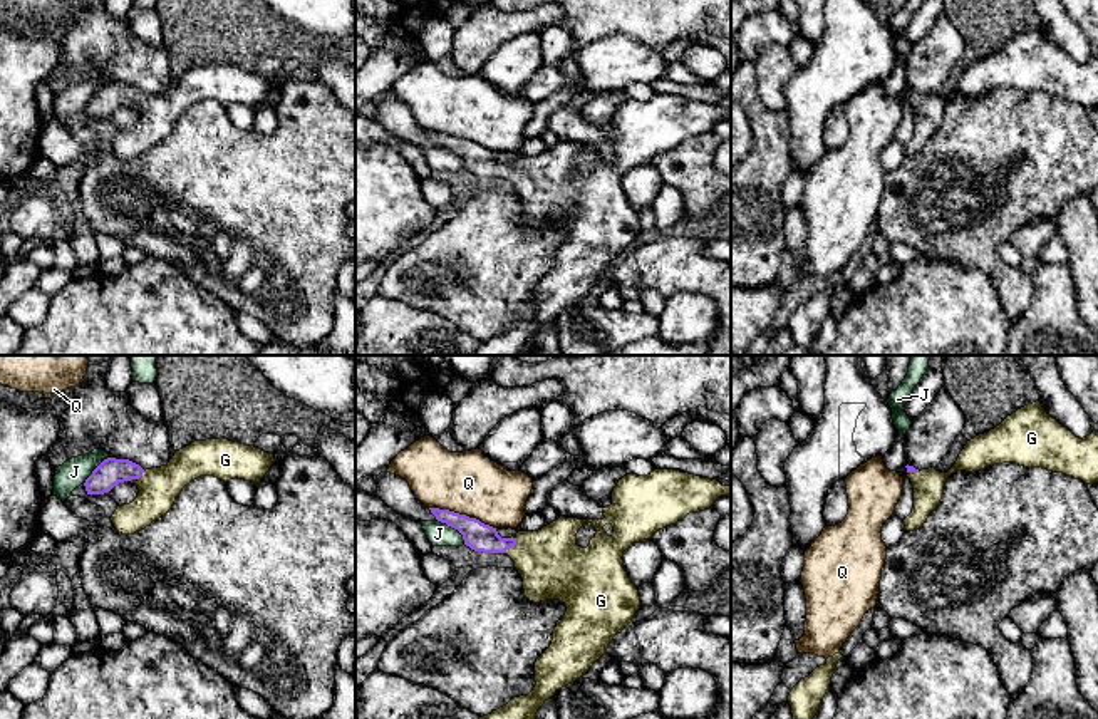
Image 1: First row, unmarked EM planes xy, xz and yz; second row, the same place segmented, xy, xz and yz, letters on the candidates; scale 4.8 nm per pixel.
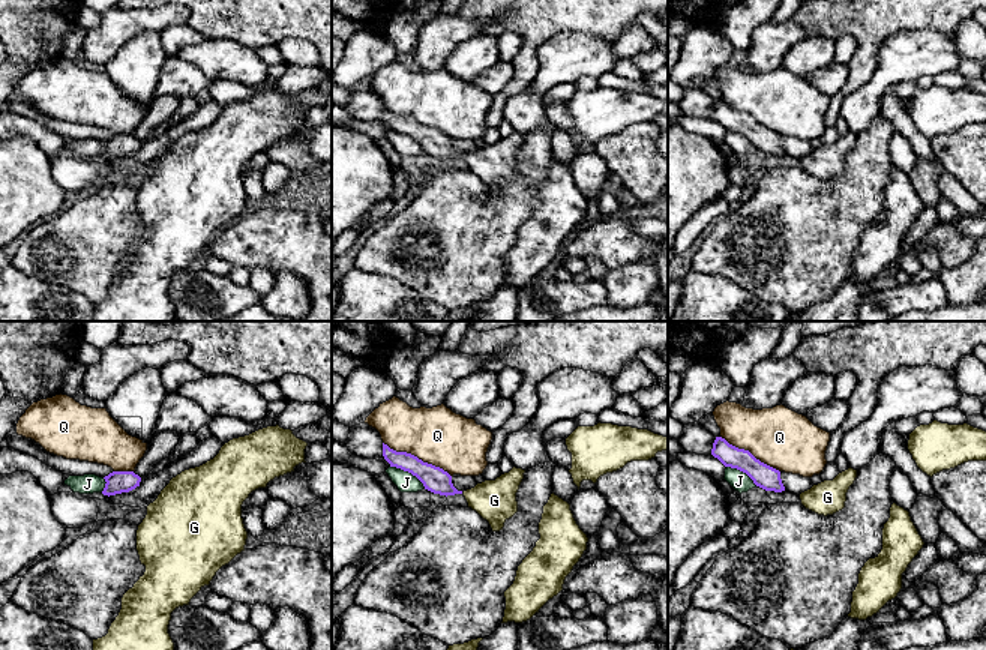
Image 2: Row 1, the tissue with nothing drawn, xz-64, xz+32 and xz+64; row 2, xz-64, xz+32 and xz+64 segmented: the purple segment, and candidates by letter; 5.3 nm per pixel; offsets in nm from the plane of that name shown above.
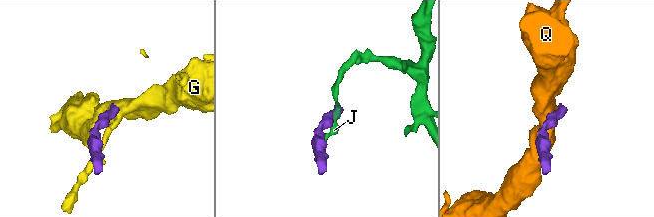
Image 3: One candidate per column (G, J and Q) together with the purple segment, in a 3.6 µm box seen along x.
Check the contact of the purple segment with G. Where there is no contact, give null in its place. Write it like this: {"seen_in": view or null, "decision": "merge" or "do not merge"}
{"seen_in": "xz", "decision": "merge"}

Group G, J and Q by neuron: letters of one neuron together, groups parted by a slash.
G / J / Q

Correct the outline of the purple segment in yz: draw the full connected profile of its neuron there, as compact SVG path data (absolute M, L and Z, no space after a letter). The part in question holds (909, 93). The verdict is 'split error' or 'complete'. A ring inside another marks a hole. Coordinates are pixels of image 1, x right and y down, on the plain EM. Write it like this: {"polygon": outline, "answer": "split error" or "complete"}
{"polygon": "M1039 25L1028 28L989 57L967 65L956 89L940 97L935 92L907 92L914 111L914 132L904 144L905 154L919 154L942 124L947 102L956 96L982 96L984 92L1016 87L1024 92L1043 92L1083 106L1098 107L1098 57L1083 64L1053 44Z", "answer": "split error"}

